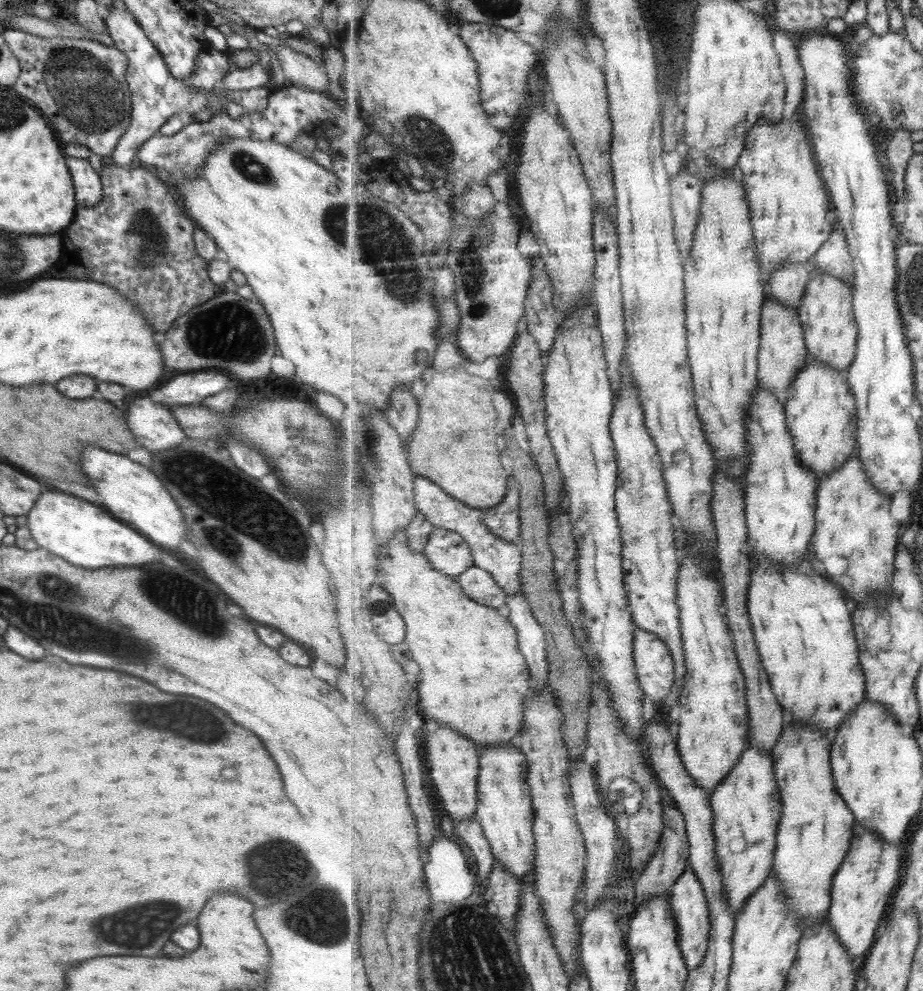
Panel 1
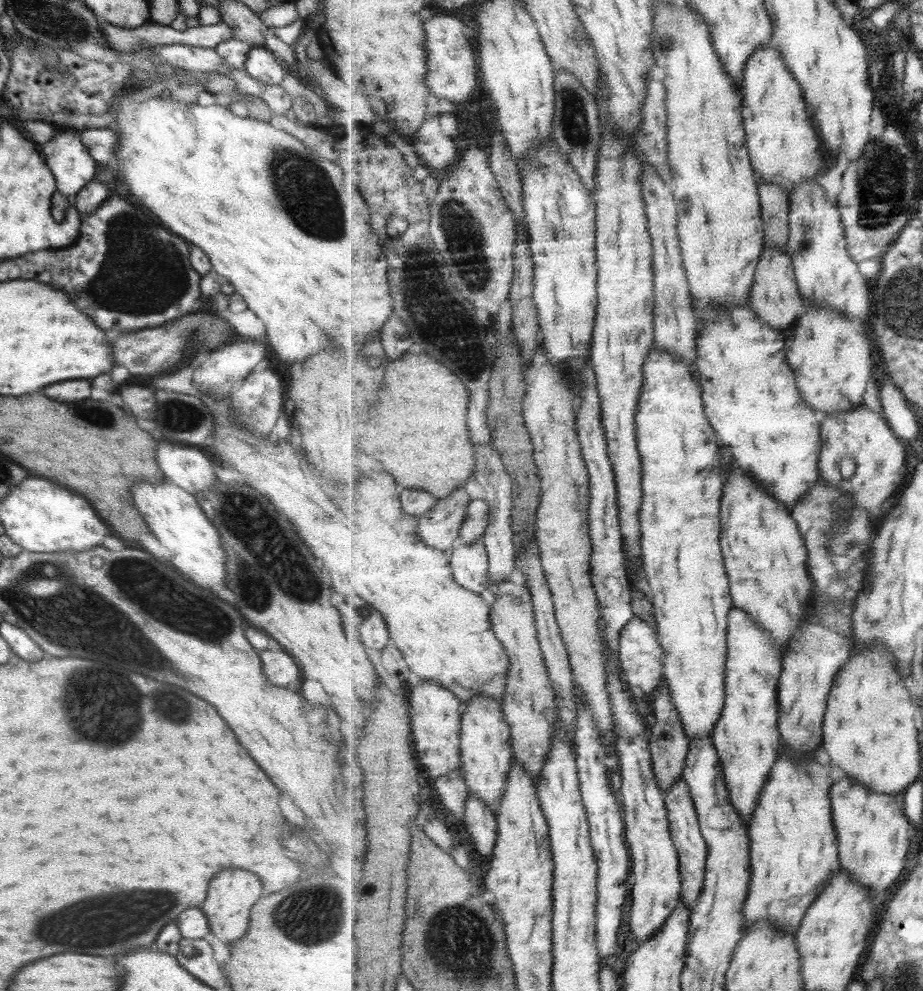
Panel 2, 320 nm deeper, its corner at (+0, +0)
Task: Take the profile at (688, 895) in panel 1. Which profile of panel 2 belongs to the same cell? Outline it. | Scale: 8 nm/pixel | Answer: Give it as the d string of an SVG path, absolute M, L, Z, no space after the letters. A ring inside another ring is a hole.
M685 779L677 780L675 787L664 795L668 807L668 819L671 826L672 839L680 852L680 871L682 878L683 905L687 905L691 912L699 903L704 890L705 873L708 866L708 841L701 833L700 819L693 802L692 791Z

